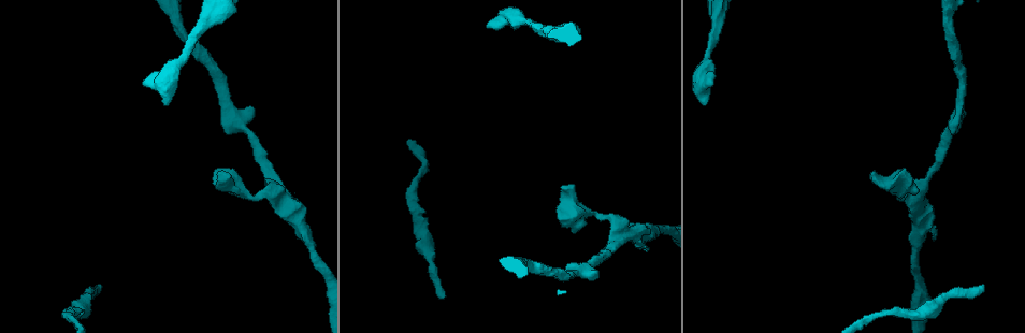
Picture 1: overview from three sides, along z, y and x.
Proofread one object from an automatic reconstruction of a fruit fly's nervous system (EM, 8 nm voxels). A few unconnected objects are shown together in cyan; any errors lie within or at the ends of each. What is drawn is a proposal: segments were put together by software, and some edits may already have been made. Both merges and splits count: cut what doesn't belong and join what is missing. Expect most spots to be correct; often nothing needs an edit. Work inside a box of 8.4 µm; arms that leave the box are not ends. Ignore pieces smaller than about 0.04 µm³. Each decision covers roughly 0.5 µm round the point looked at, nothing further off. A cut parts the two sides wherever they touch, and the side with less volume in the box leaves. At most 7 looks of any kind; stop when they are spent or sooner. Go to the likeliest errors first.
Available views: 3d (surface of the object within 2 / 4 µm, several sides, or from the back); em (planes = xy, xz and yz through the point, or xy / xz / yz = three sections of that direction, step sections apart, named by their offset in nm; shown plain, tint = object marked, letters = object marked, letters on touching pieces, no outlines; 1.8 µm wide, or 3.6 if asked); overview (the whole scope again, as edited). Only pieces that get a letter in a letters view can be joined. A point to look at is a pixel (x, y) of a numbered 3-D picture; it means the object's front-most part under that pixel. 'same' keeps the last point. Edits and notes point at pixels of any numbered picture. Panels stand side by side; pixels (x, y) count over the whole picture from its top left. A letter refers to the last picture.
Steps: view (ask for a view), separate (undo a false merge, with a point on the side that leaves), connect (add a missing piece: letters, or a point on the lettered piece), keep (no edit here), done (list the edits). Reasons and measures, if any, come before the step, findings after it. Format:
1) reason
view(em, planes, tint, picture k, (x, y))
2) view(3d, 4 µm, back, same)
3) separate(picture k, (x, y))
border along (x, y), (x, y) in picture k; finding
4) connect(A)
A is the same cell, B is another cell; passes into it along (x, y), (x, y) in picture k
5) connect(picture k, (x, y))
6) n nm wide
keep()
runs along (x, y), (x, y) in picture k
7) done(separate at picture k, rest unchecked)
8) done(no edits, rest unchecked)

branch stops here
view(em, 3.6 µm, xy, step 8, letters, picture 1, (982, 285))

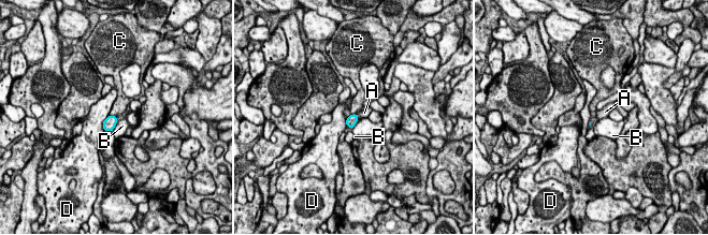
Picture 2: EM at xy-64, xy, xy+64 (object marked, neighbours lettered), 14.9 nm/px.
connect(A)
A is the same cell, B, C and D are other cells; the neuron continues

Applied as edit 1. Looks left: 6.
branch stops here
view(em, xz, step 4, letters, picture 1, (223, 172))

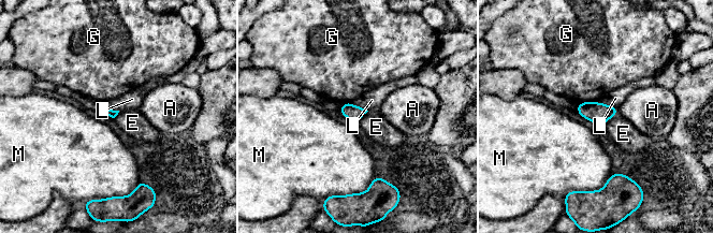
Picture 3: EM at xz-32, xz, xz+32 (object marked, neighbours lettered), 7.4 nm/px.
keep()
A, E, G, L and M are other cells; border along (616, 114), (611, 116), (602, 126) in picture 3; none of them fits

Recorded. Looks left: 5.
an open end
view(em, xy, step 16, letters, picture 1, (646, 248))

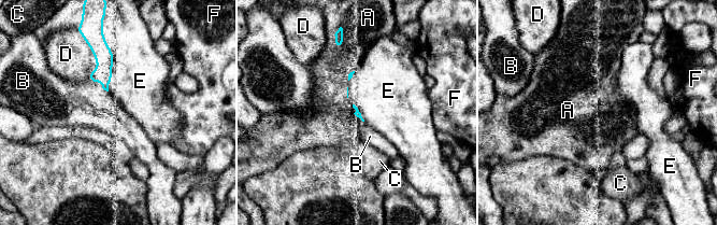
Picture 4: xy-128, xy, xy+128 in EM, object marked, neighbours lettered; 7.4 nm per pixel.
keep()
A, B, C, D, E and F are other cells; none of them fits

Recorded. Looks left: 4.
done(connect at picture 2, rest unchecked)

